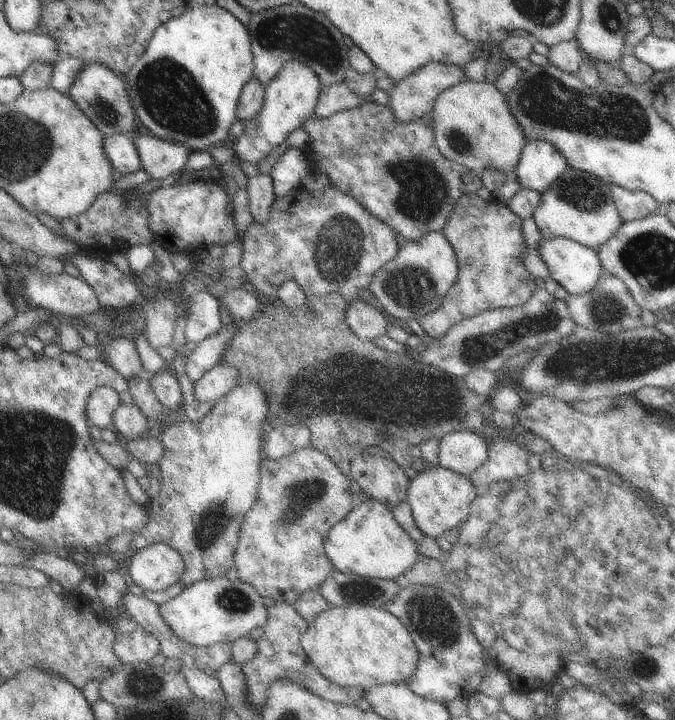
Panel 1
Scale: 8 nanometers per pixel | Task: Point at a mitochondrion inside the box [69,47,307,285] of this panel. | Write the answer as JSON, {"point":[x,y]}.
{"point":[172,99]}

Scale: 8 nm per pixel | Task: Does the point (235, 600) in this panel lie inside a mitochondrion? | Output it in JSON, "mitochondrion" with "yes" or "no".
{"mitochondrion":"yes"}

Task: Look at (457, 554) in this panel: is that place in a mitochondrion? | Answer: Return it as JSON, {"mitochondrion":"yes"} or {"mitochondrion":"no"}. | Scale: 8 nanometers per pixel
{"mitochondrion":"no"}

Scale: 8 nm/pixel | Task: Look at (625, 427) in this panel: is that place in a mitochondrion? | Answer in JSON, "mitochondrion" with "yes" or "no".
{"mitochondrion":"no"}

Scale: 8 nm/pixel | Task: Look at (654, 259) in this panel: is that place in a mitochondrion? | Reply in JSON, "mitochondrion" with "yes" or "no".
{"mitochondrion":"yes"}

